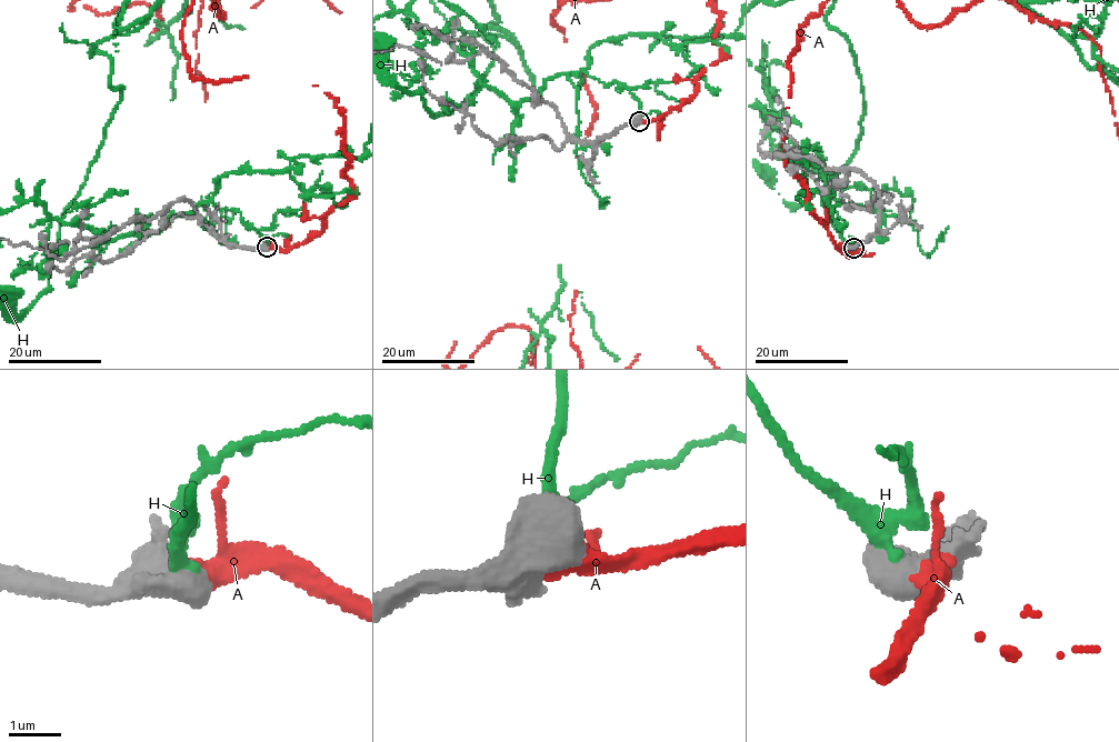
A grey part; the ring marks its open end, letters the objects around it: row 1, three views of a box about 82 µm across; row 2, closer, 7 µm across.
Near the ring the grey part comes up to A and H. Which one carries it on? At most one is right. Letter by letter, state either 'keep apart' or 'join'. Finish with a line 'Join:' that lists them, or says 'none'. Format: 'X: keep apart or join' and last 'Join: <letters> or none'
A: join
H: keep apart
Join: A

